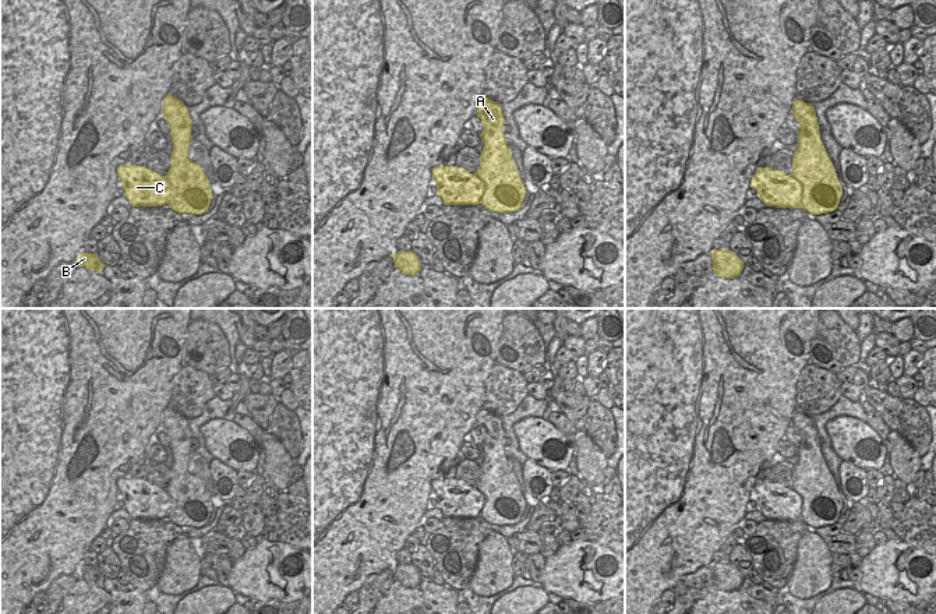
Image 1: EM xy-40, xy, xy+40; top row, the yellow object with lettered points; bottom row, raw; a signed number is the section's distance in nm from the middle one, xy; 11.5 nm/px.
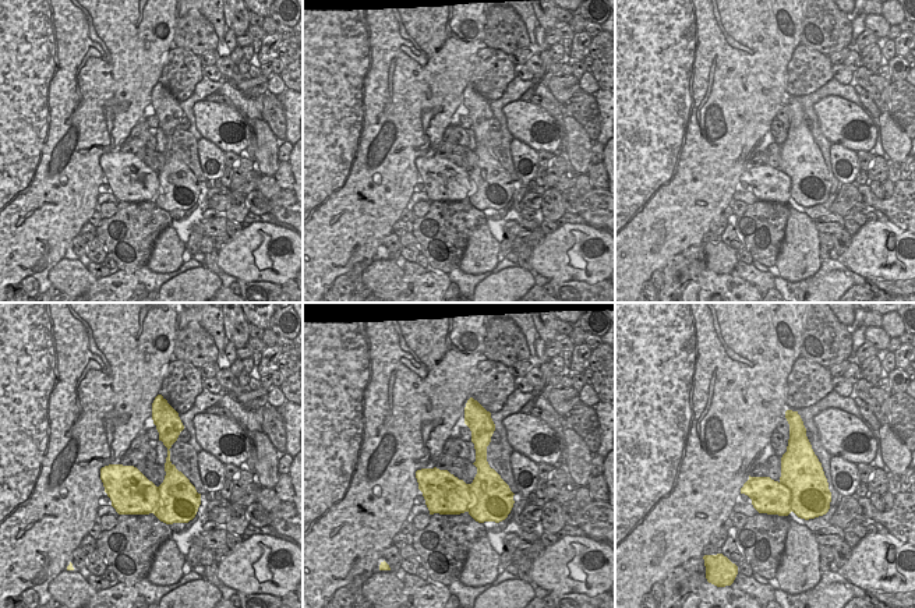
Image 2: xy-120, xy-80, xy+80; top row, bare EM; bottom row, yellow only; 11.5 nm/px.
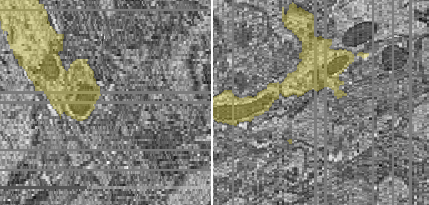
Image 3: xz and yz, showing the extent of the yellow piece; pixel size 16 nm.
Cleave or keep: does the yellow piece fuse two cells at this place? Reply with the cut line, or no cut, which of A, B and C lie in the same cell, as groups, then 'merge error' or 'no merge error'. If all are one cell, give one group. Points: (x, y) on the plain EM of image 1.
cut in xy+40 along (790, 487), (802, 500), (801, 519); A B / C; merge error

